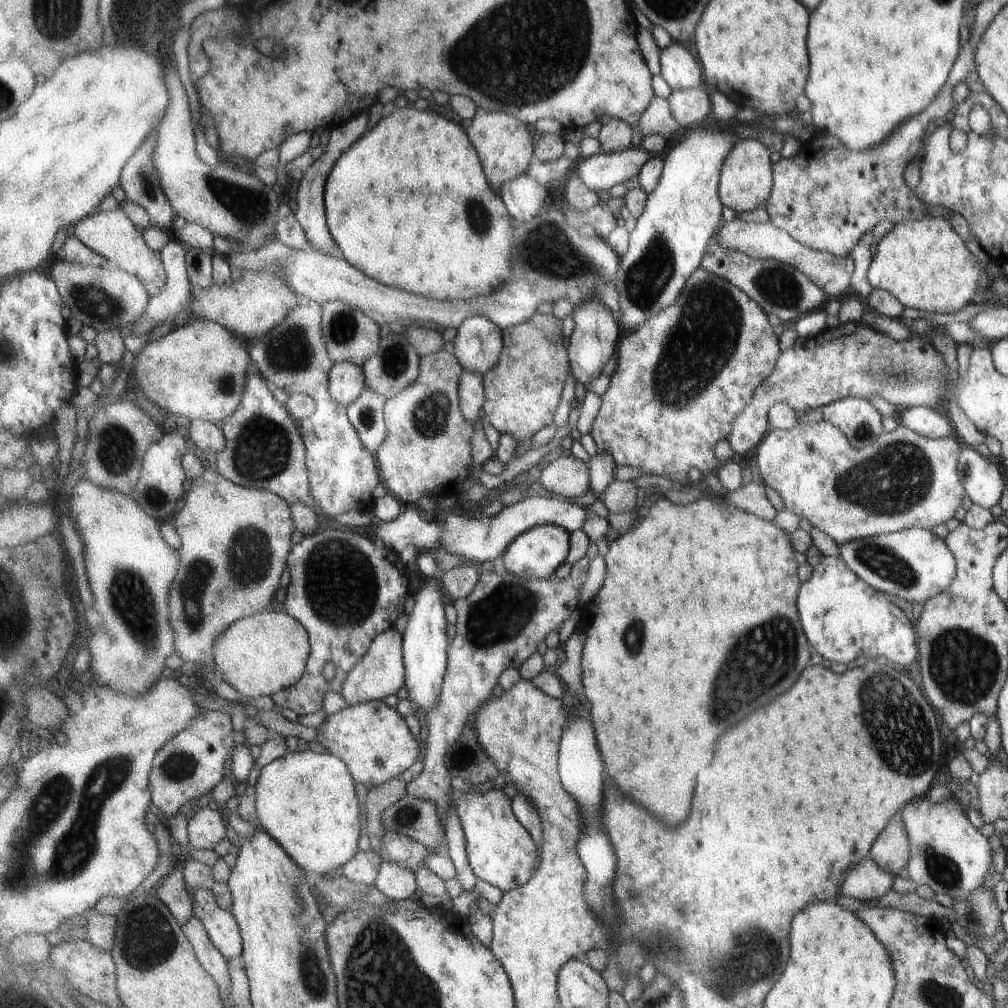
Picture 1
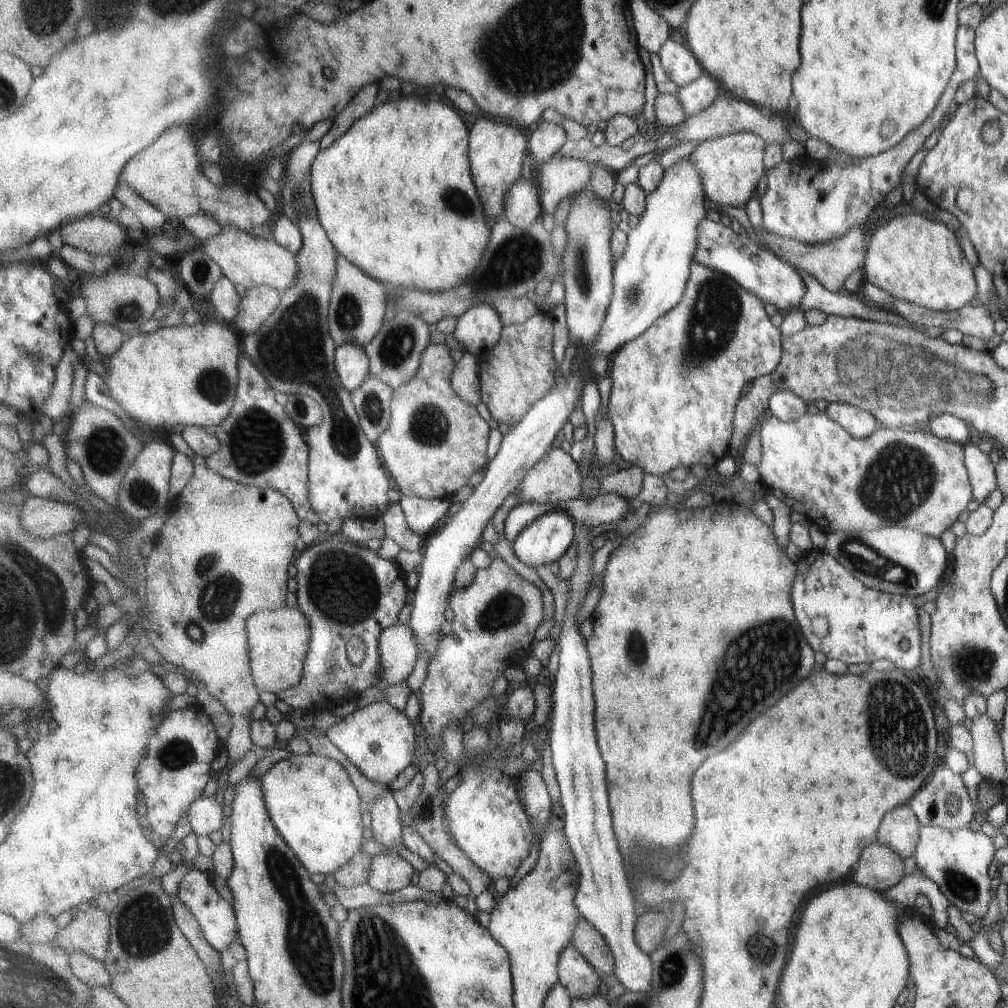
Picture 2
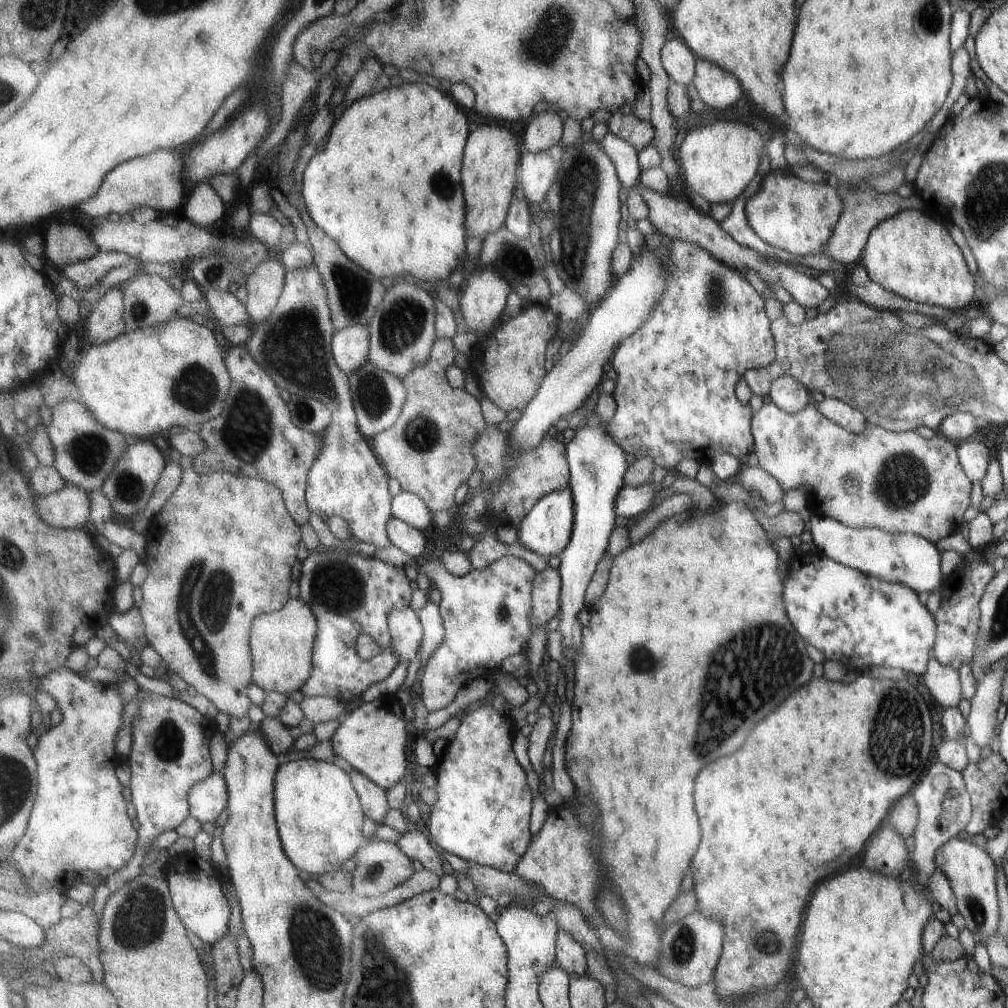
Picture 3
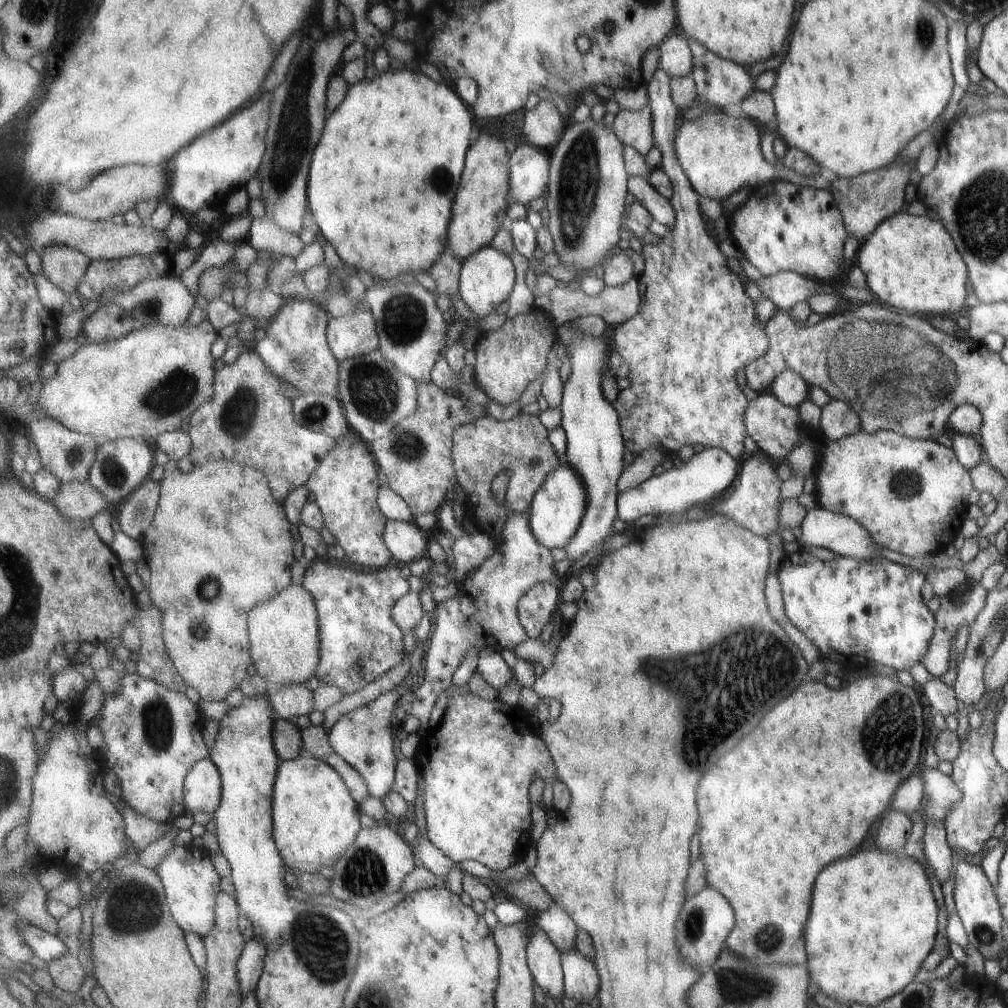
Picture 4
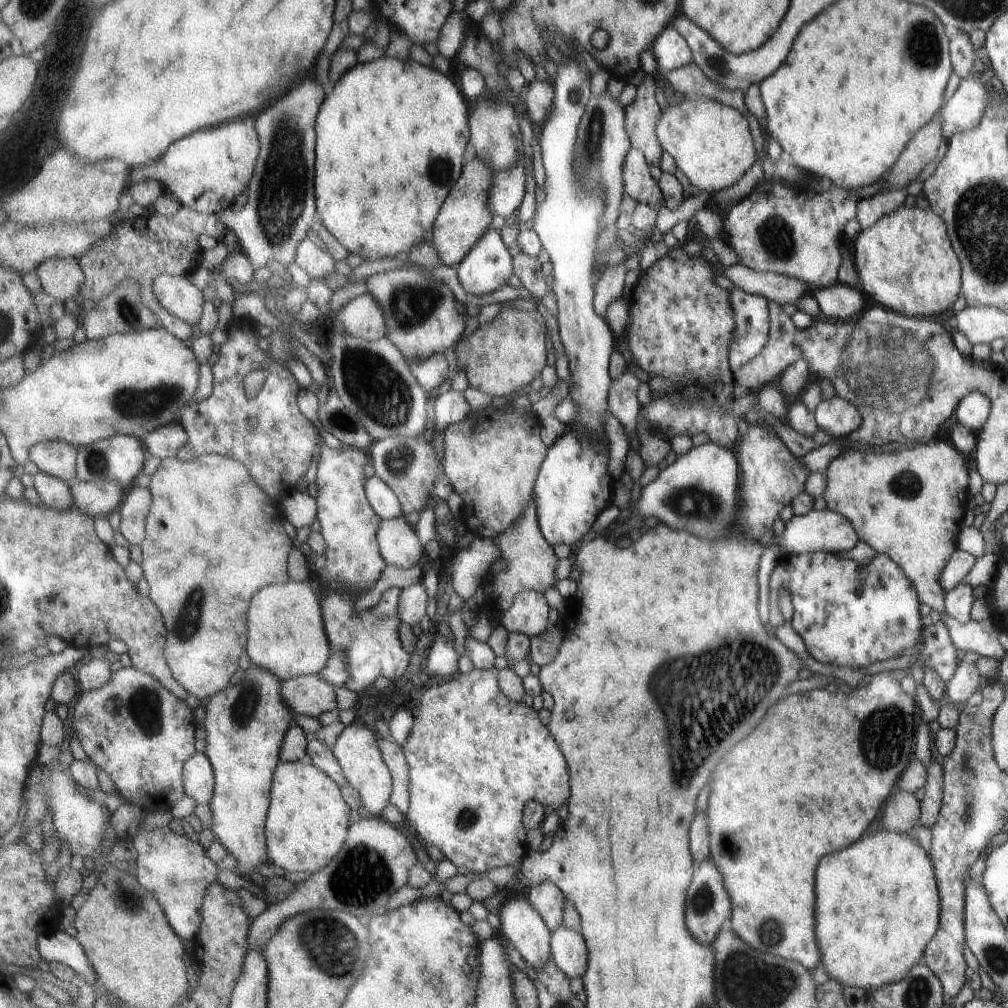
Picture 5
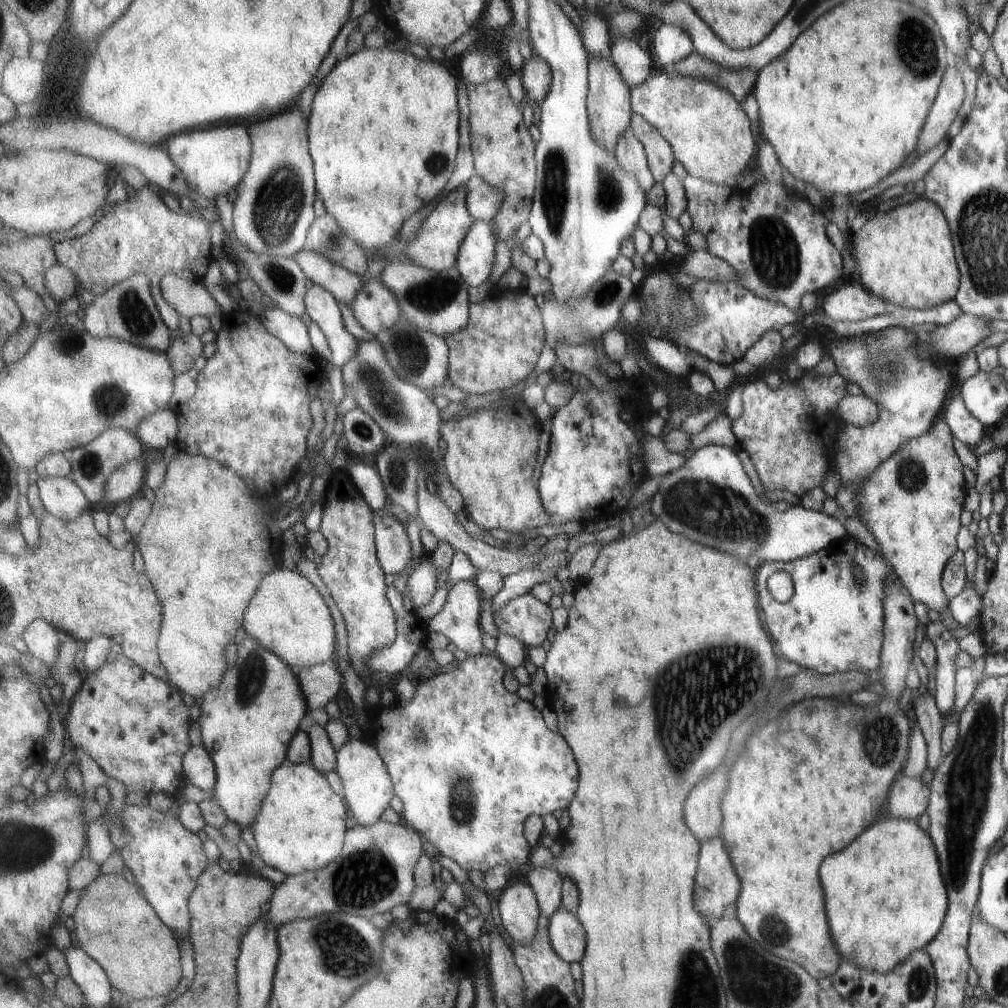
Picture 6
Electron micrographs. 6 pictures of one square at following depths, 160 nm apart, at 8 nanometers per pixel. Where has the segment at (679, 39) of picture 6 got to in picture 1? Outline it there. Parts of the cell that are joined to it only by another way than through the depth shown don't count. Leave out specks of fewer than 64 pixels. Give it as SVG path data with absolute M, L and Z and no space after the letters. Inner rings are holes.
M679 41L664 48L661 55L662 77L670 84L673 92L703 88L703 71L697 58Z

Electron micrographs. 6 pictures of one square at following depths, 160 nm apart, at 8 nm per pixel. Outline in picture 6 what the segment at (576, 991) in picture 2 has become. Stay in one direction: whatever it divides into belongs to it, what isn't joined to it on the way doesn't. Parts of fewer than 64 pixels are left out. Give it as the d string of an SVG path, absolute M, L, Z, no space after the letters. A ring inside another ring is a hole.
M533 867L528 872L528 881L537 894L541 913L551 919L551 916L562 908L564 877L553 868Z

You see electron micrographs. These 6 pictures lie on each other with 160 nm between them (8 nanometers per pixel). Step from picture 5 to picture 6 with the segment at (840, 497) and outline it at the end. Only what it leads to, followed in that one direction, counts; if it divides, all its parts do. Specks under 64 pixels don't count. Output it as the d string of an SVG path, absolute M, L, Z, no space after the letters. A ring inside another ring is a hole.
M937 417L931 422L929 430L925 430L925 434L905 440L887 460L873 468L865 482L857 480L849 486L840 482L834 498L839 516L859 516L863 520L869 534L877 540L877 546L881 546L881 556L887 560L911 599L937 613L948 606L940 580L943 568L958 551L956 535L961 528L959 518L967 490L961 472L962 465L952 445L952 437L945 422Z

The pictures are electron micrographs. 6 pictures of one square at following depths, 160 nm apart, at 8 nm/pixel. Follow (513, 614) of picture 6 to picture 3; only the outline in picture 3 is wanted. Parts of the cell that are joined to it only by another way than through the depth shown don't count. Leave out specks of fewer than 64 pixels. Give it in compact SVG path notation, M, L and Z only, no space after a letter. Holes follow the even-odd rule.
M545 569L536 576L533 585L533 624L550 629L551 622L560 610L560 596L562 593L562 576L558 569Z

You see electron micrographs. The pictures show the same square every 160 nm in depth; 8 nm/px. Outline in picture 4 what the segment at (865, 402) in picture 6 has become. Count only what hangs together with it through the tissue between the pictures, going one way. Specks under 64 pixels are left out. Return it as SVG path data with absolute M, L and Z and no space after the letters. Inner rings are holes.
M831 399L820 408L819 429L823 436L834 441L857 434L860 420L847 403Z

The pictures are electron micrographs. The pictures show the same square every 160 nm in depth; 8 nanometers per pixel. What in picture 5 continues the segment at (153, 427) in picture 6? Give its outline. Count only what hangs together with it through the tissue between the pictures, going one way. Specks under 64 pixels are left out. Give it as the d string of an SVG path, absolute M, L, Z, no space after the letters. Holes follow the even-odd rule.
M173 422L147 434L143 440L151 455L164 461L178 456L179 449L188 444L188 434L179 422Z

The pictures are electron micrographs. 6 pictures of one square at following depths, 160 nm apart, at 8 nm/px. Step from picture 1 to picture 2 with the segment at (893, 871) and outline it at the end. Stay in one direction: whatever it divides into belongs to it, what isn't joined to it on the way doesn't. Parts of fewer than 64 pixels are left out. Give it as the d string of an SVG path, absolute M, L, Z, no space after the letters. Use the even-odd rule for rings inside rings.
M907 804L895 806L881 820L876 834L876 842L887 844L901 859L913 855L918 842L920 825Z

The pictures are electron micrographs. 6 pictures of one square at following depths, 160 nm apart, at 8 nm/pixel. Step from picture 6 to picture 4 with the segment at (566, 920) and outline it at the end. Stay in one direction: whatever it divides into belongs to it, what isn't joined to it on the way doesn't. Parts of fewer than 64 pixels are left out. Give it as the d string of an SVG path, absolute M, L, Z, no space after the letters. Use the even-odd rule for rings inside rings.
M575 951L562 954L566 996L573 998L579 1005L587 1005L599 994L601 978L597 974L596 963Z

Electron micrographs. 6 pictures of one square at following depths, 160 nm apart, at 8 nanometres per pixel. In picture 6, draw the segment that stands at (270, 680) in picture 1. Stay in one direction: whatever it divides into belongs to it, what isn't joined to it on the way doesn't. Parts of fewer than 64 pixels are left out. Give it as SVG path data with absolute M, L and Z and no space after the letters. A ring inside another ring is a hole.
M279 568L261 582L245 614L244 630L253 640L281 656L295 671L336 660L335 616L319 588L297 570Z

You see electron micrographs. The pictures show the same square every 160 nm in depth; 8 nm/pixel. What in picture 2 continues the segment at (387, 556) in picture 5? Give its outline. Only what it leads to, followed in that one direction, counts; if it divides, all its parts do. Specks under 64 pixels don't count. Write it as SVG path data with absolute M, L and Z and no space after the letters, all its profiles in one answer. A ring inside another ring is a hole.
M399 502L389 506L382 520L385 526L385 538L393 540L405 551L423 551L426 538L411 530Z

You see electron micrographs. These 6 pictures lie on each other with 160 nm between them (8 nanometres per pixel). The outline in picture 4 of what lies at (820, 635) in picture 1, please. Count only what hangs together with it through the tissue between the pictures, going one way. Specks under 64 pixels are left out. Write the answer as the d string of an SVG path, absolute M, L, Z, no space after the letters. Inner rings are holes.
M799 549L784 555L780 561L779 578L783 614L787 620L817 648L820 658L839 660L847 672L865 672L867 665L883 664L896 671L909 670L920 662L933 636L934 618L920 597L923 571L893 563L882 556L862 561L839 557L825 562Z

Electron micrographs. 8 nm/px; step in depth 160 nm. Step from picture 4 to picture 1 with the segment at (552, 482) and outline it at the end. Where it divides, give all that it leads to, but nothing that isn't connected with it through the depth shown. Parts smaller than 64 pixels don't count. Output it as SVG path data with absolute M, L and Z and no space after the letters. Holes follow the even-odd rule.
M541 525L518 536L502 556L504 567L510 573L527 580L554 578L557 568L567 562L571 533L562 526Z

